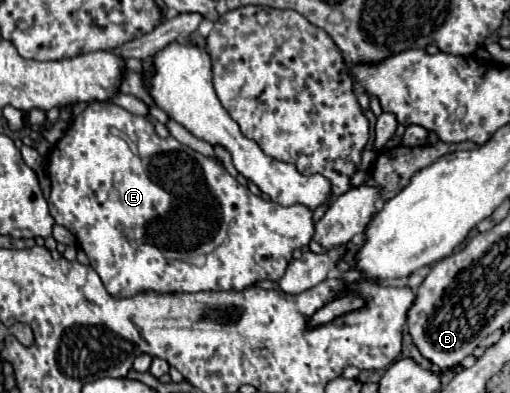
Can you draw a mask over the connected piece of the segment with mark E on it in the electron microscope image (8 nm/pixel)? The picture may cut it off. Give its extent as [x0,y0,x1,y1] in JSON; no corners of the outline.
[48,102,314,296]

